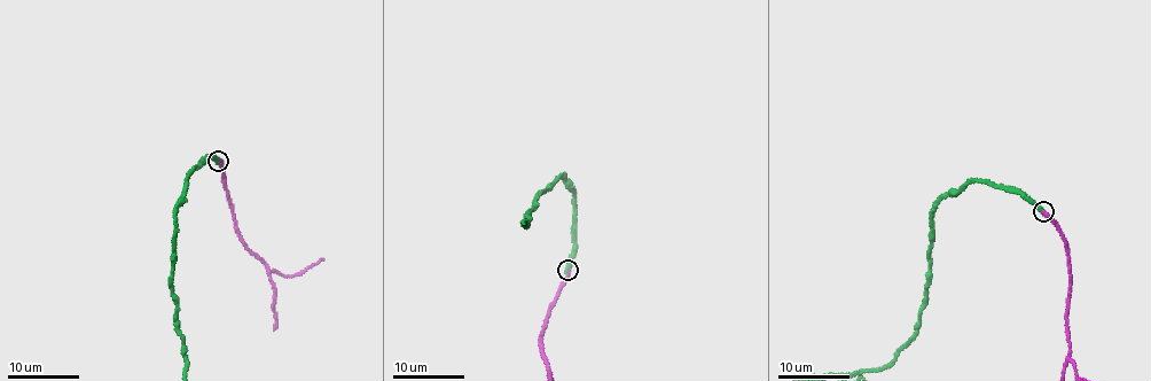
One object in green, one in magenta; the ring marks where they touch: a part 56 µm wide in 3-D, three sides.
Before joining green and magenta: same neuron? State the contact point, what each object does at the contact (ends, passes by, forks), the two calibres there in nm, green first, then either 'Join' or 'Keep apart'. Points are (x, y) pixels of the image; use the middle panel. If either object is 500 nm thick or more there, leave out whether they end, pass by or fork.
Place: (568, 270). At the ring green ends. At the ring magenta ends. Thickness 460 nm (green) against 360 nm. Keep apart

